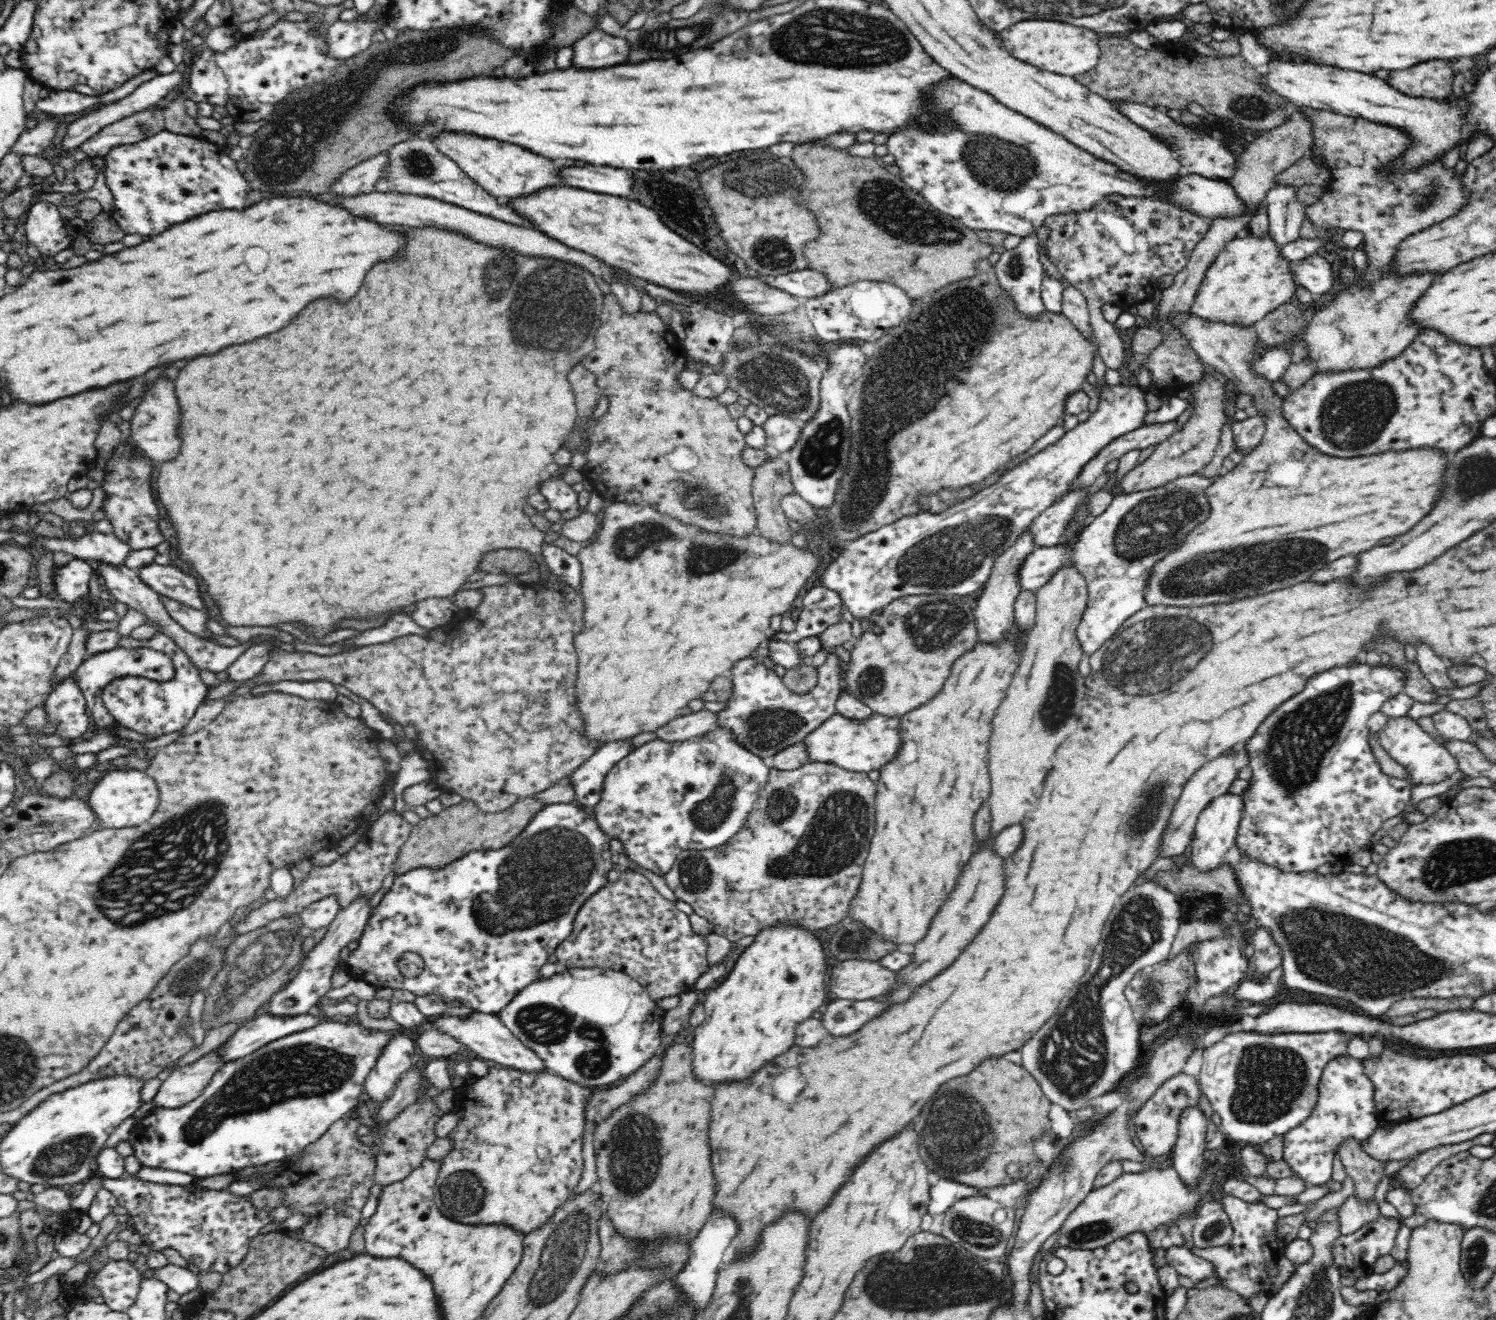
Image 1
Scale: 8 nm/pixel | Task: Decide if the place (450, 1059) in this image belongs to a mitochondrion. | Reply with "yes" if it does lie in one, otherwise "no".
no

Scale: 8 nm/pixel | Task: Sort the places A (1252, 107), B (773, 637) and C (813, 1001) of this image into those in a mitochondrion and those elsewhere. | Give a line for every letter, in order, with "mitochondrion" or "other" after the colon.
A: mitochondrion
B: other
C: other

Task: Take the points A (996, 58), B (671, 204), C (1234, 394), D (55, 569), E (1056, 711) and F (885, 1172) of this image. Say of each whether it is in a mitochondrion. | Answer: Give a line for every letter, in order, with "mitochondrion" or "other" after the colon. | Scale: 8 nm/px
A: other
B: other
C: other
D: other
E: mitochondrion
F: other

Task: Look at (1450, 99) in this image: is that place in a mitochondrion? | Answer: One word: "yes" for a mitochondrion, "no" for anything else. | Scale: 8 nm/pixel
no

